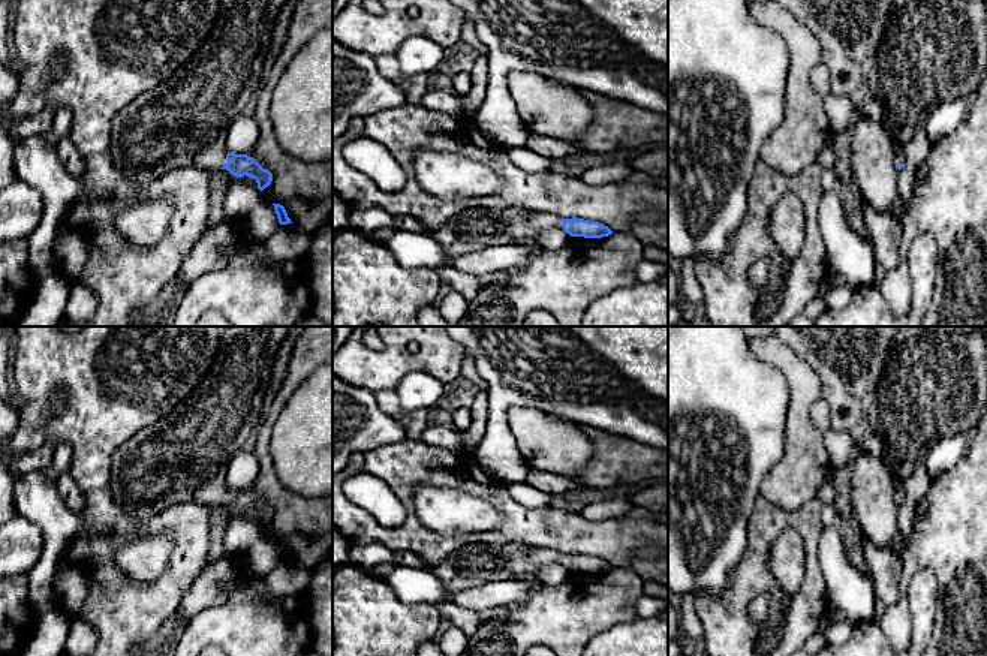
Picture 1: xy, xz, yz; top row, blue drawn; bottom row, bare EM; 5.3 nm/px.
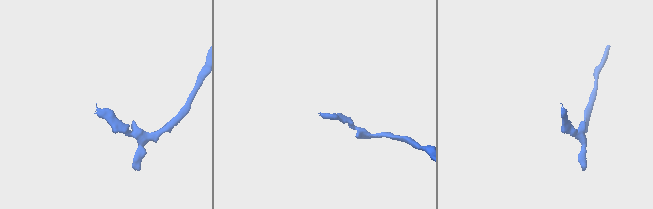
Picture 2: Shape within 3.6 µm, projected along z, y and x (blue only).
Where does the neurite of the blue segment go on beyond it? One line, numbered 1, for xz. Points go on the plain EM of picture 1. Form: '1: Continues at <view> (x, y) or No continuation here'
1: Continues at xz (475, 563)

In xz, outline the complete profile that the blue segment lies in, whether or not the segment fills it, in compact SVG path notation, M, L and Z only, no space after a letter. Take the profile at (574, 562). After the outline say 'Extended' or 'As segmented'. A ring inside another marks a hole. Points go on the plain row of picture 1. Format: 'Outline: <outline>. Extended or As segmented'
Outline: M472 542L461 545L433 568L446 592L452 596L472 586L491 580L524 580L551 563L562 563L571 572L602 574L613 566L584 554L560 554L550 548L529 548L518 544Z. Extended

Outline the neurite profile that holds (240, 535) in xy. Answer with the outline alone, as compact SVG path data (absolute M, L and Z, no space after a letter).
M235 518L229 523L223 535L225 553L241 556L264 536L264 530L258 523Z

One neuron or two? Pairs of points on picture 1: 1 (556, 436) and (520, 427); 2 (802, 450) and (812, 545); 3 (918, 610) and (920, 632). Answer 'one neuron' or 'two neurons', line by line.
1: one neuron
2: two neurons
3: one neuron

